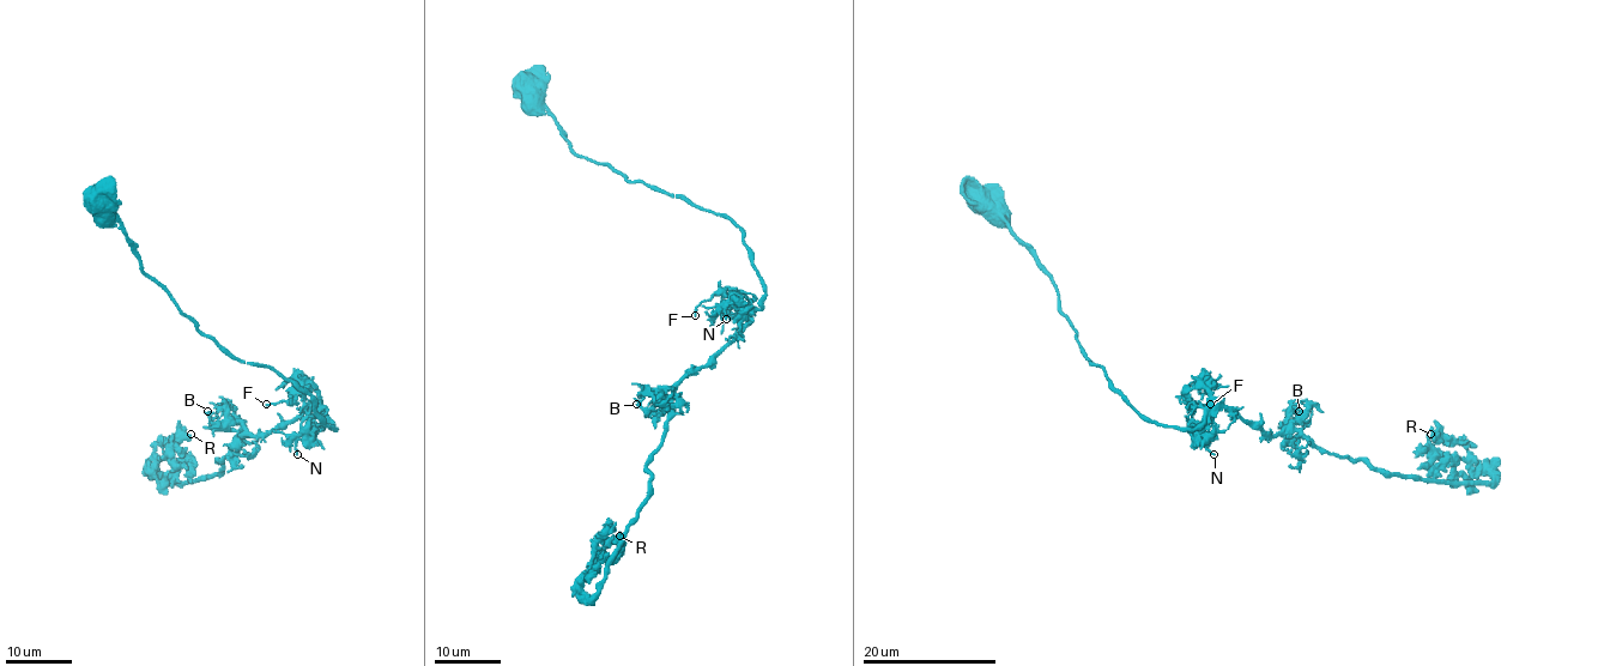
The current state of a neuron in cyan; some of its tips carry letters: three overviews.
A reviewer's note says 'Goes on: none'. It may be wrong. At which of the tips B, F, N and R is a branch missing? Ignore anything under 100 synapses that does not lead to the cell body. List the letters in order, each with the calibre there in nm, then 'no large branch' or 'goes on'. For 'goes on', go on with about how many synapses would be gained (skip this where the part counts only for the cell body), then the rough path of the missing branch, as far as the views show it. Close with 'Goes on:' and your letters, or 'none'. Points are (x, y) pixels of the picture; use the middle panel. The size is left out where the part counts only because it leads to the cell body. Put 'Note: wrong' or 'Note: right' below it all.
B: 180 nm | no large branch
F: 160 nm | no large branch
N: 160 nm | no large branch
R: 550 nm | no large branch
Goes on: none
Note: right

